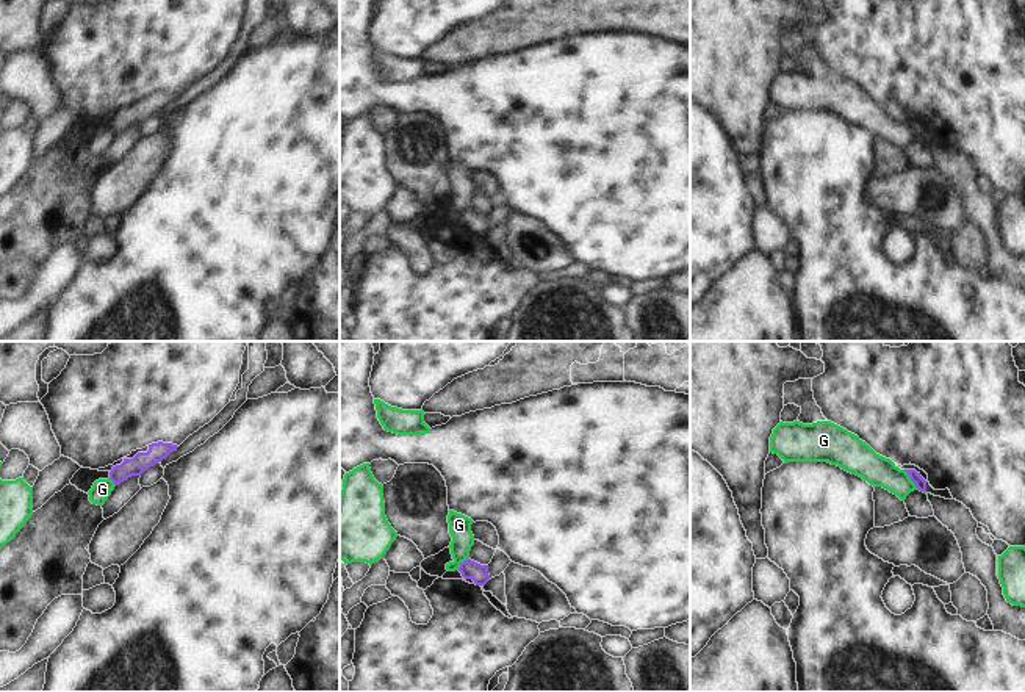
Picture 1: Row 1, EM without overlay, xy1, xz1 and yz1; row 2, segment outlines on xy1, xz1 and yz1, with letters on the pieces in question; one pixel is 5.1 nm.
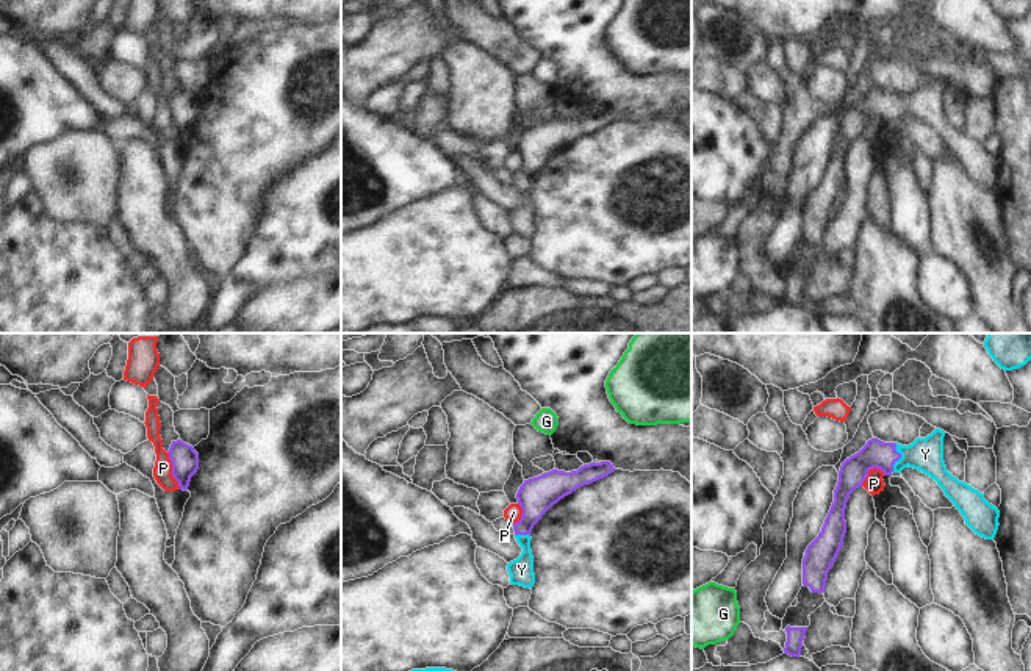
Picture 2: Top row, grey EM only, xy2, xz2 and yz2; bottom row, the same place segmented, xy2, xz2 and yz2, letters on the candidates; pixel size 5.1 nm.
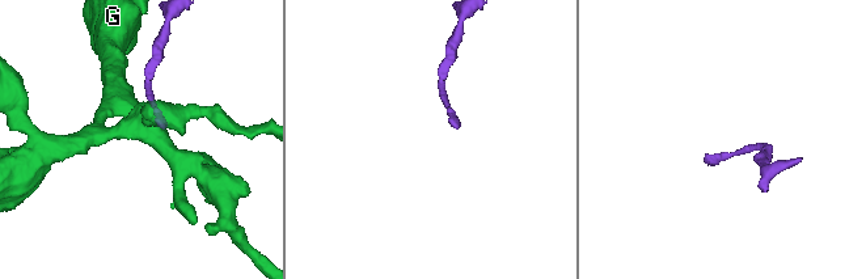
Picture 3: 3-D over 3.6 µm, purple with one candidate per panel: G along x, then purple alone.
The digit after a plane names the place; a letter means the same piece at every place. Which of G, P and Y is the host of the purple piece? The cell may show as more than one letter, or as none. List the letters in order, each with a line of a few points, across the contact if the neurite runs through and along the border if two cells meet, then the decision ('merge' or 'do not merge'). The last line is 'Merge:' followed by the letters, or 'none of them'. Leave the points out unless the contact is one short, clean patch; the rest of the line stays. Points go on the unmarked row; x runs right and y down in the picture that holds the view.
G: line yz1 (903, 119), (919, 138); do not merge
P: line xy2 (166, 102), (171, 111), (171, 124), (180, 138); do not merge
Y: line yz2 (876, 104), (900, 107), (925, 104); merge
Merge: Y

